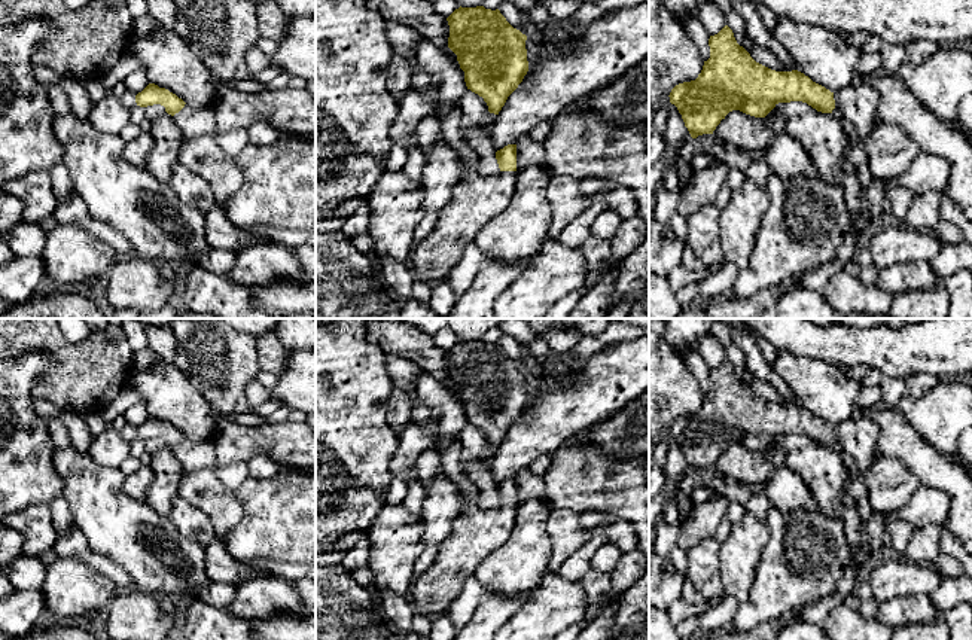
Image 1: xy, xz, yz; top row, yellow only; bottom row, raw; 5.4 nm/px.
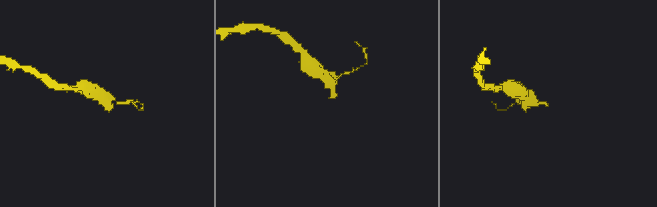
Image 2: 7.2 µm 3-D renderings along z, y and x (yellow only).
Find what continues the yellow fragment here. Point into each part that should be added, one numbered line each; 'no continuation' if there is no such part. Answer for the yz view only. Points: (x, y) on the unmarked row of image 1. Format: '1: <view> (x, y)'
1: yz (858, 438)

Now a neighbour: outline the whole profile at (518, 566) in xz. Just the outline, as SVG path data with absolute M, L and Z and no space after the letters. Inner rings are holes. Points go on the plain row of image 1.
M525 499L515 505L511 536L475 572L490 592L515 597L540 588L552 557L551 511L545 499Z

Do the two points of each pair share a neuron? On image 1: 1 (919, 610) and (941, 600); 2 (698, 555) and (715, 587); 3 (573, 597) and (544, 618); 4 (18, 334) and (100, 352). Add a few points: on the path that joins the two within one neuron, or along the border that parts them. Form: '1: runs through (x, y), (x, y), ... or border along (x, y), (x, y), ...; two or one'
1: border along (929, 597), (942, 612); two
2: runs through (703, 563), (707, 579); one
3: runs through (566, 600), (551, 612); one
4: runs through (39, 334), (49, 337), (64, 352), (79, 352); one

